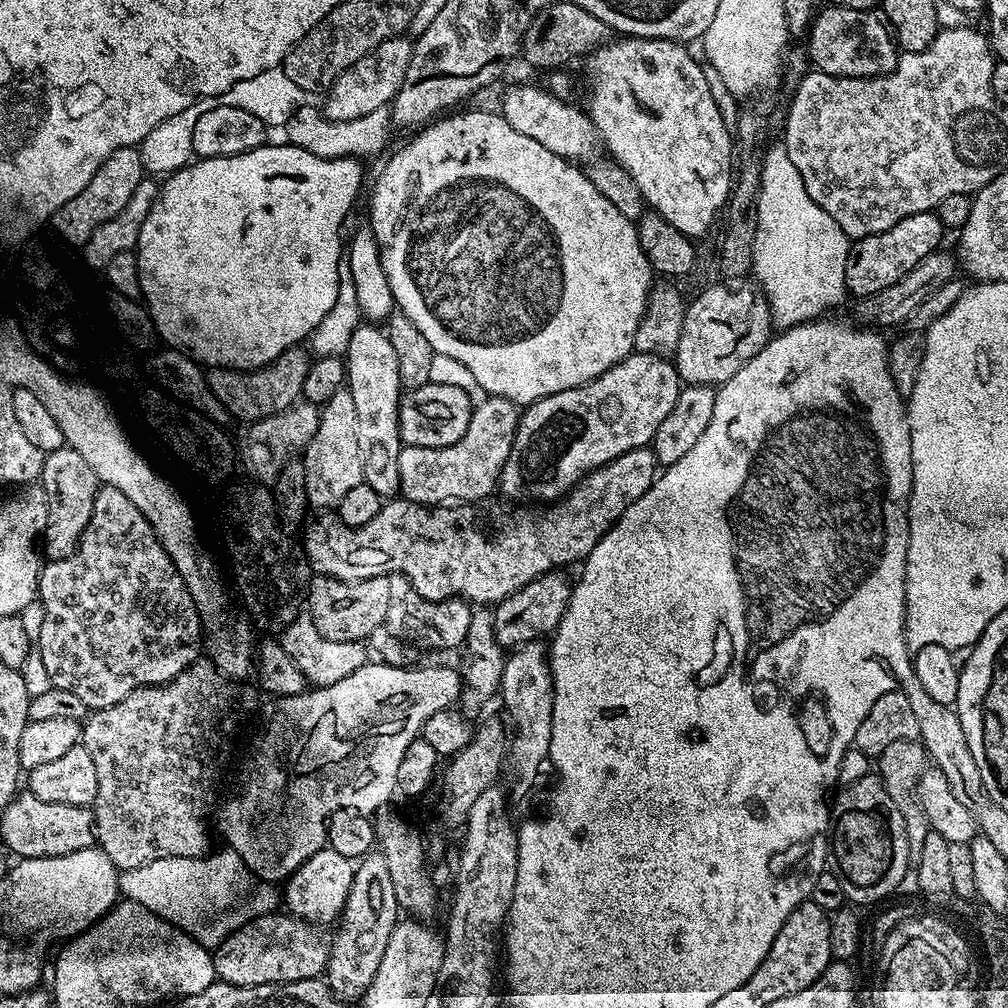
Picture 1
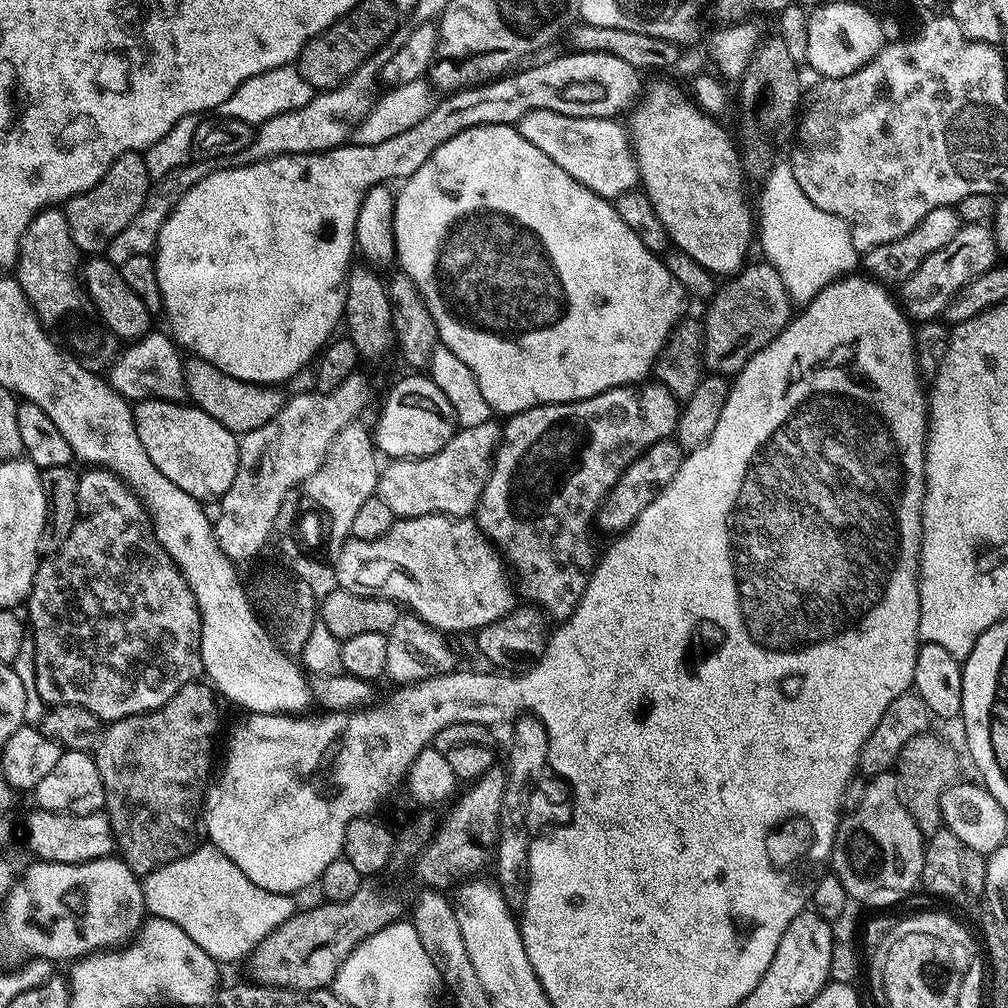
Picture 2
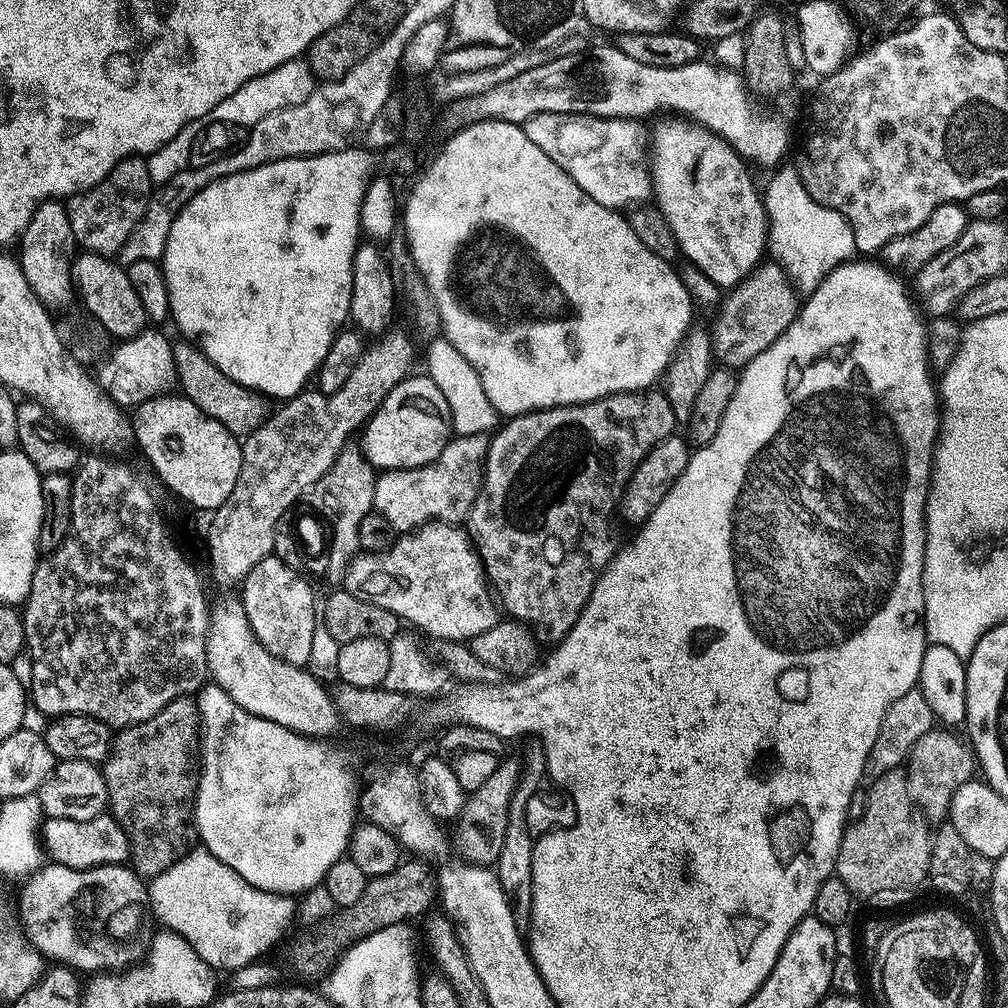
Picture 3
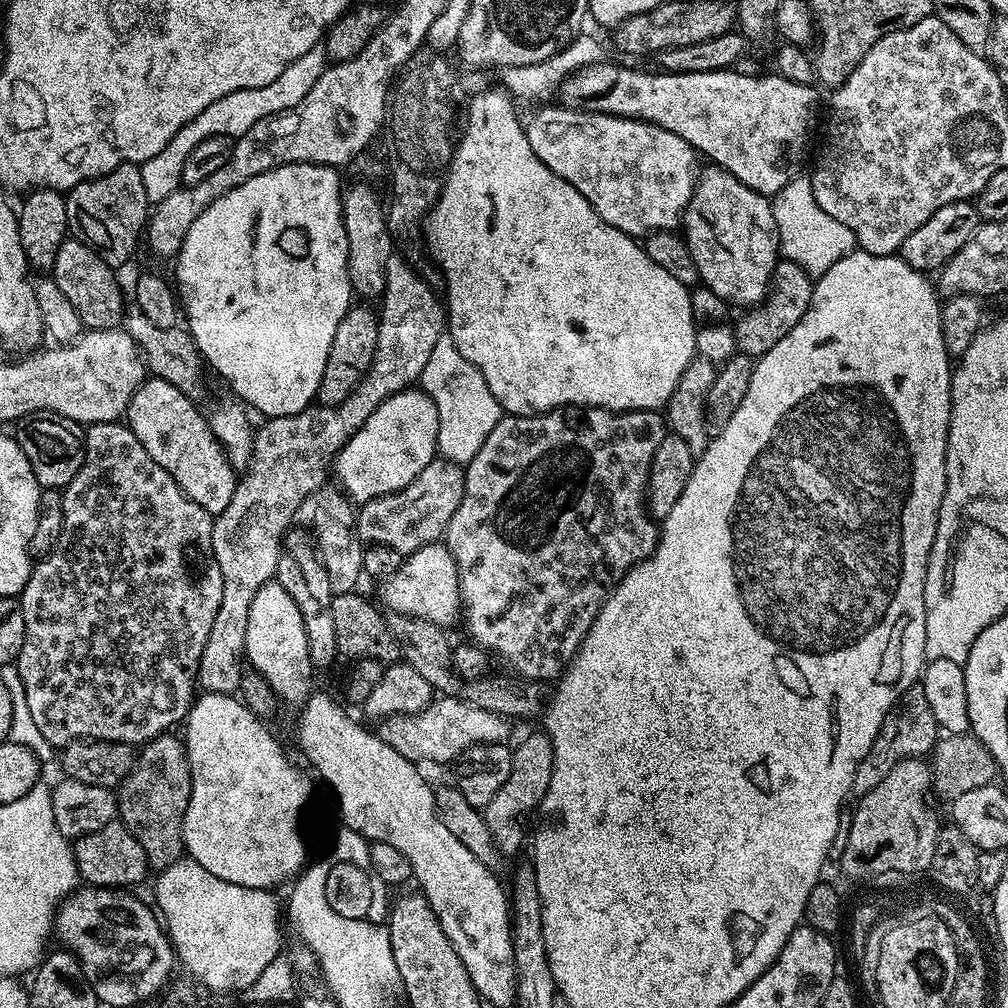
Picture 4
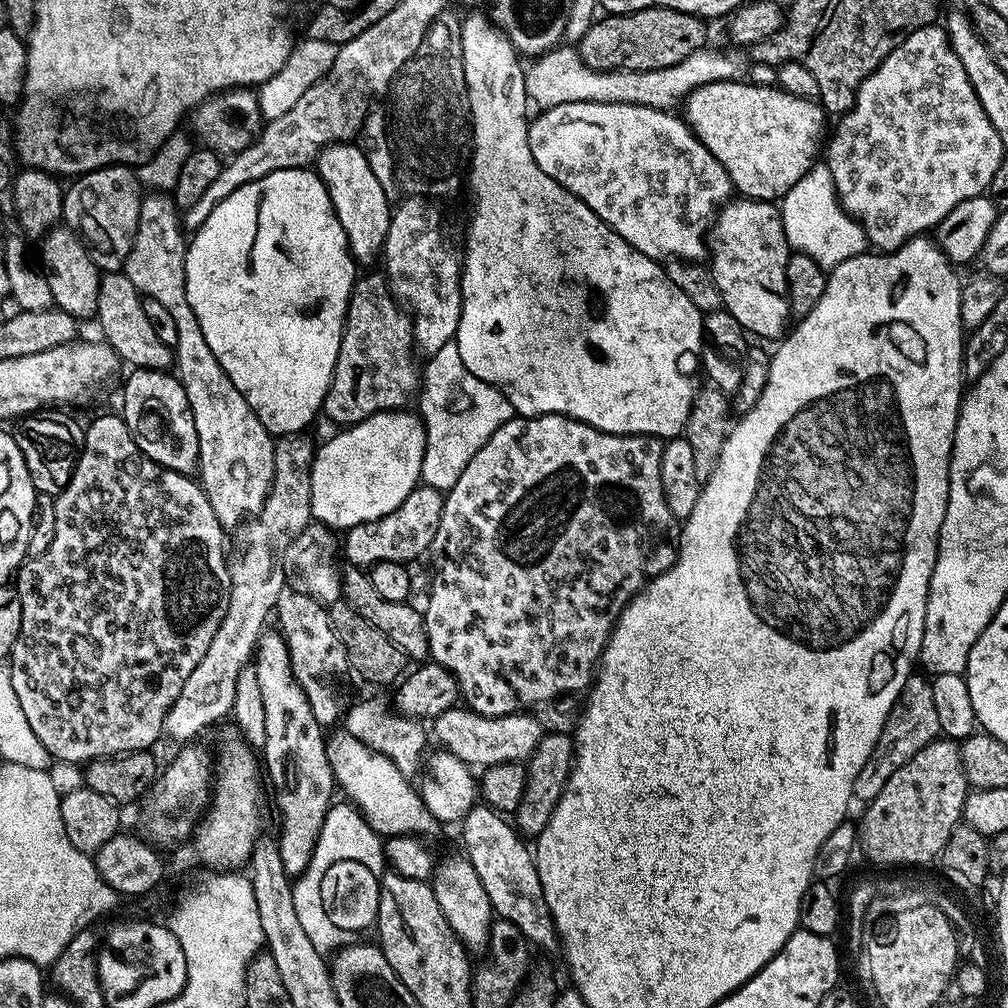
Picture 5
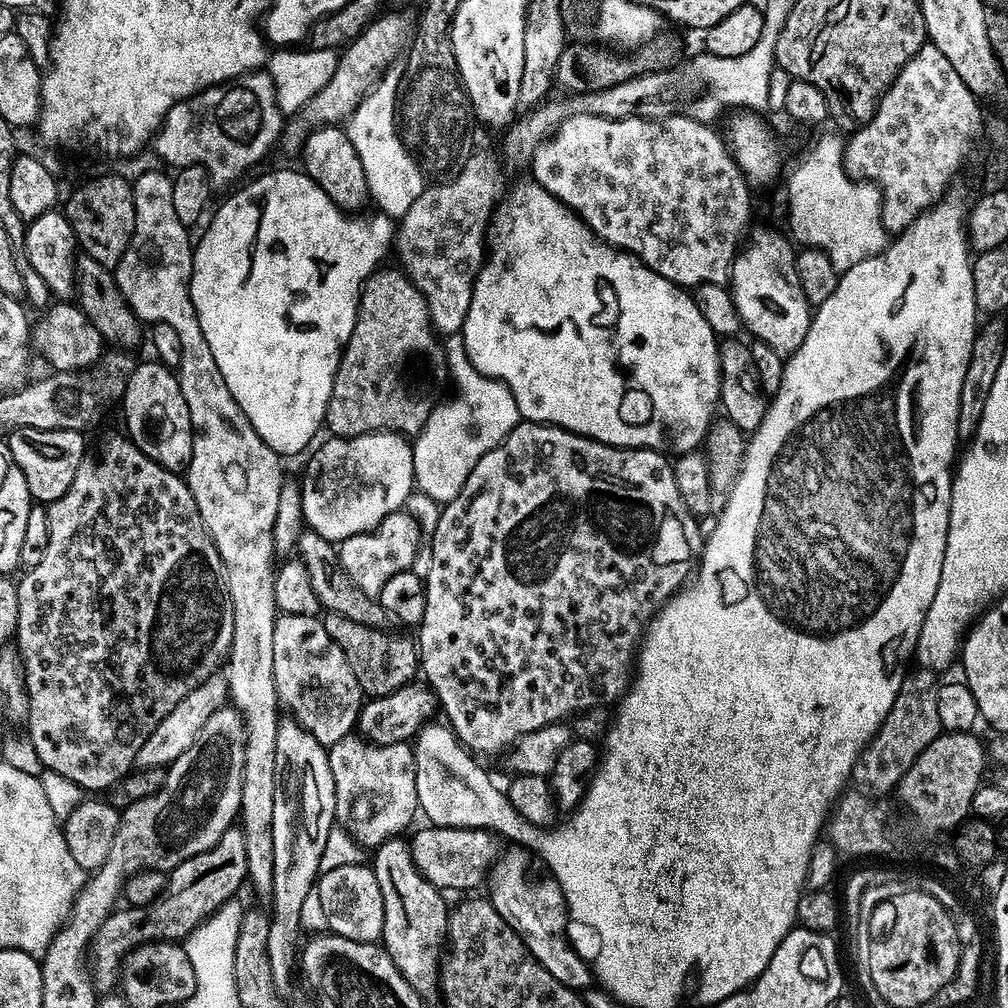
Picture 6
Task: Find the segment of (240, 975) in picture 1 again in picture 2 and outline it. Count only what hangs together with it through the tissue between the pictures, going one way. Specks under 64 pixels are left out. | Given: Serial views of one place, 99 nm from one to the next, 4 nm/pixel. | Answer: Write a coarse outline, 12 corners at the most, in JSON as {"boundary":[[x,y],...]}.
{"boundary":[[361,883],[296,911],[247,957],[253,981],[319,992],[396,896]]}

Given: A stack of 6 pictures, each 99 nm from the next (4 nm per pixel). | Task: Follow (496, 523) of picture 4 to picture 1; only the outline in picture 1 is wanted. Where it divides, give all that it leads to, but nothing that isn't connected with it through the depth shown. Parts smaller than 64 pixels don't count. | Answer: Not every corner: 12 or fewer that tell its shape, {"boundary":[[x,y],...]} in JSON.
{"boundary":[[633,351],[520,413],[499,491],[563,500],[649,447],[681,387]]}

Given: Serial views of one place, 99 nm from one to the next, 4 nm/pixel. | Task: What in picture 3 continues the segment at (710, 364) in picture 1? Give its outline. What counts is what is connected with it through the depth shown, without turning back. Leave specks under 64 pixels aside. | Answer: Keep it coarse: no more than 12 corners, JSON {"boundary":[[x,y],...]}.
{"boundary":[[781,264],[721,299],[711,329],[723,367],[743,369],[800,312]]}

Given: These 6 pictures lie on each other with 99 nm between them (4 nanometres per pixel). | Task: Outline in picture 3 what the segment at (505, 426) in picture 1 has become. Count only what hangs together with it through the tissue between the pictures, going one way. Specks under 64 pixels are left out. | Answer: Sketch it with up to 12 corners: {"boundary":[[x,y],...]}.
{"boundary":[[487,435],[449,439],[431,464],[381,471],[375,515],[396,534],[463,521]]}

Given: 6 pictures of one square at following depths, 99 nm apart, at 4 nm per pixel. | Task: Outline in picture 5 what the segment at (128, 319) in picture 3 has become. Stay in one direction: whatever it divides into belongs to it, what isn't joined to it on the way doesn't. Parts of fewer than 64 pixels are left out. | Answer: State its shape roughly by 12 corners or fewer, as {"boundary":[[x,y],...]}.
{"boundary":[[67,226],[39,241],[52,303],[77,321],[98,310],[102,275]]}

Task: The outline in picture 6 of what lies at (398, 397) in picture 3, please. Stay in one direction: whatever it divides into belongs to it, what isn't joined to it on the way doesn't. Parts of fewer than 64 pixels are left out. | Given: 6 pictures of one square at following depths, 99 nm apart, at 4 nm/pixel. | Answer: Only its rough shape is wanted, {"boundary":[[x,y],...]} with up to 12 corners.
{"boundary":[[399,432],[328,438],[300,484],[304,523],[339,542],[414,491]]}

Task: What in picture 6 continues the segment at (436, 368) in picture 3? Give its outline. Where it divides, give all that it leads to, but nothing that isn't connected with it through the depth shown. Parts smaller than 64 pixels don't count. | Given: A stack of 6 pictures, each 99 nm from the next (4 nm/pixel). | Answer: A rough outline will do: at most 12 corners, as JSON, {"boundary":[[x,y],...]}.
{"boundary":[[443,346],[456,396],[411,441],[415,487],[458,498],[522,420],[514,394]]}

